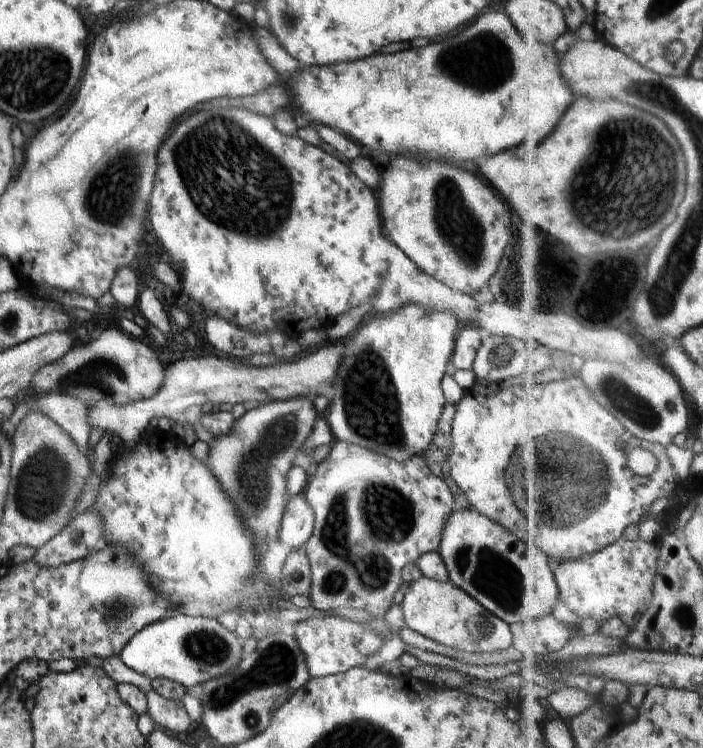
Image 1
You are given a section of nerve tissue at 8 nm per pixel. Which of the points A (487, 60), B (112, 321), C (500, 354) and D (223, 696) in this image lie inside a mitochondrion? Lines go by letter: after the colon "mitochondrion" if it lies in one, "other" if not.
A: mitochondrion
B: other
C: mitochondrion
D: mitochondrion

